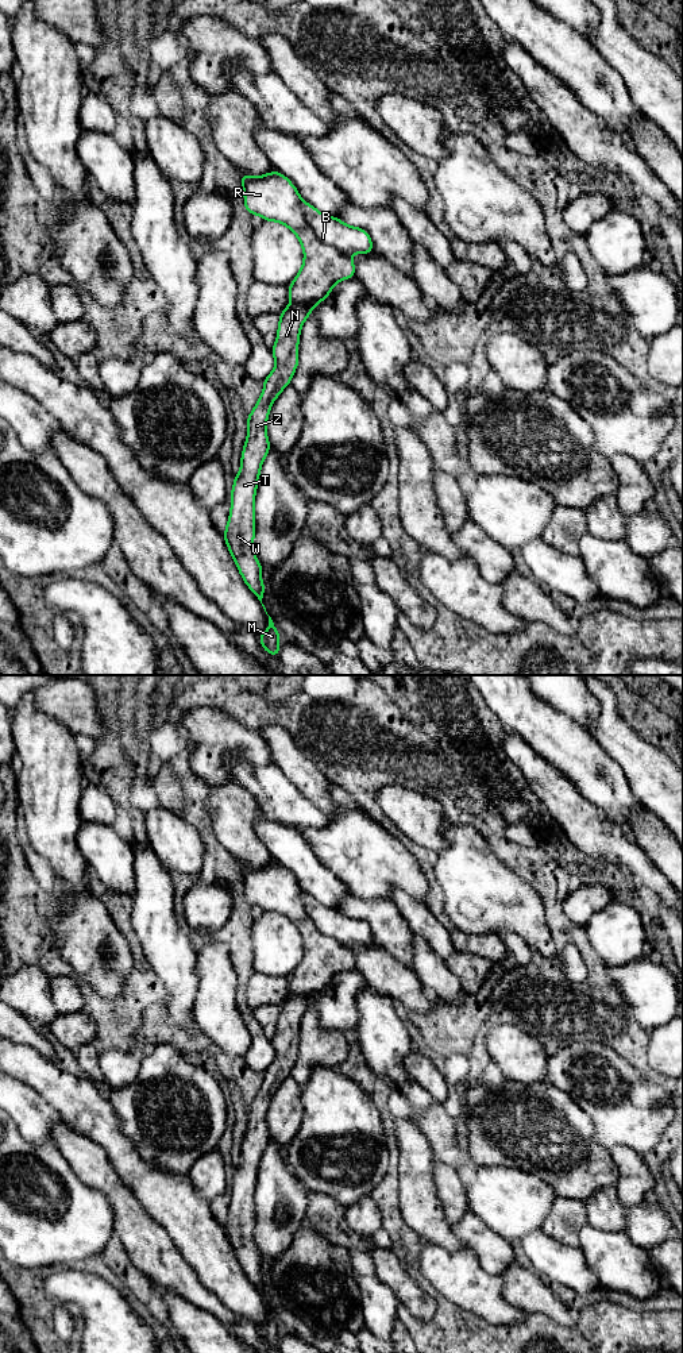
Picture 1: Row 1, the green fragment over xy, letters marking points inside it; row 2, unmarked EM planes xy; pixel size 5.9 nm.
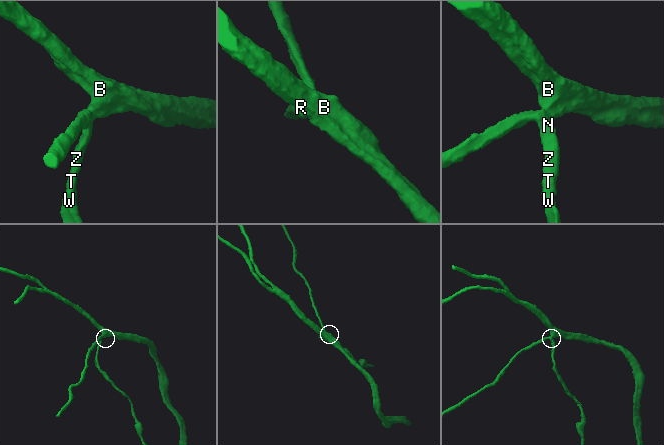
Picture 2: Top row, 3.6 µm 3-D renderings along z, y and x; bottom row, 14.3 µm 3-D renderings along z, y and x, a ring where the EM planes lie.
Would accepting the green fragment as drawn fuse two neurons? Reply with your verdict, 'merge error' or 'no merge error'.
merge error

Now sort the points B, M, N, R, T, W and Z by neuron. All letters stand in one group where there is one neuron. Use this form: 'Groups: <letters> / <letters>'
Groups: B R / M N T W Z

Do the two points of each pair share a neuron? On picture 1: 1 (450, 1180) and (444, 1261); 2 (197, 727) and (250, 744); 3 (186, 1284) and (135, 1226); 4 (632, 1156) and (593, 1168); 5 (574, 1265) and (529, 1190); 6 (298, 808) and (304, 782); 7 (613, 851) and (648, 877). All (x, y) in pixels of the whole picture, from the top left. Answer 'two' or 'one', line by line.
1: two
2: one
3: one
4: two
5: one
6: two
7: one

